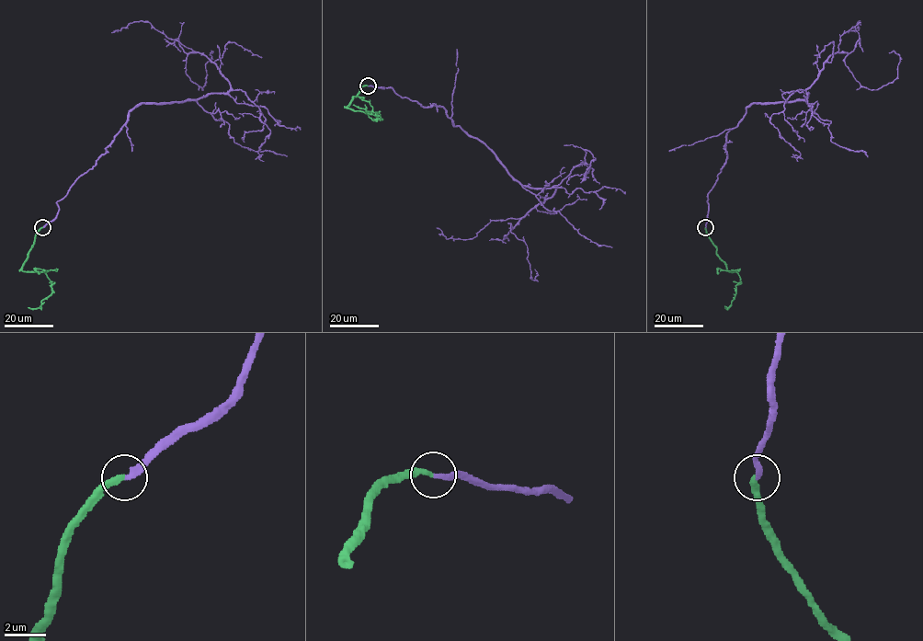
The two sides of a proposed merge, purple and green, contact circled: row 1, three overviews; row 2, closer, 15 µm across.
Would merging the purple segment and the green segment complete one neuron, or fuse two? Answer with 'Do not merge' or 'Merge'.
Merge

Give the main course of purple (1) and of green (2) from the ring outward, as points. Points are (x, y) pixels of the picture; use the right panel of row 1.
1: (706, 227), (725, 134), (747, 107), (803, 100), (837, 52), (879, 89), (897, 76), (889, 52)
2: (706, 227), (716, 255), (729, 271), (738, 274), (741, 282), (736, 285), (731, 304), (724, 307)

